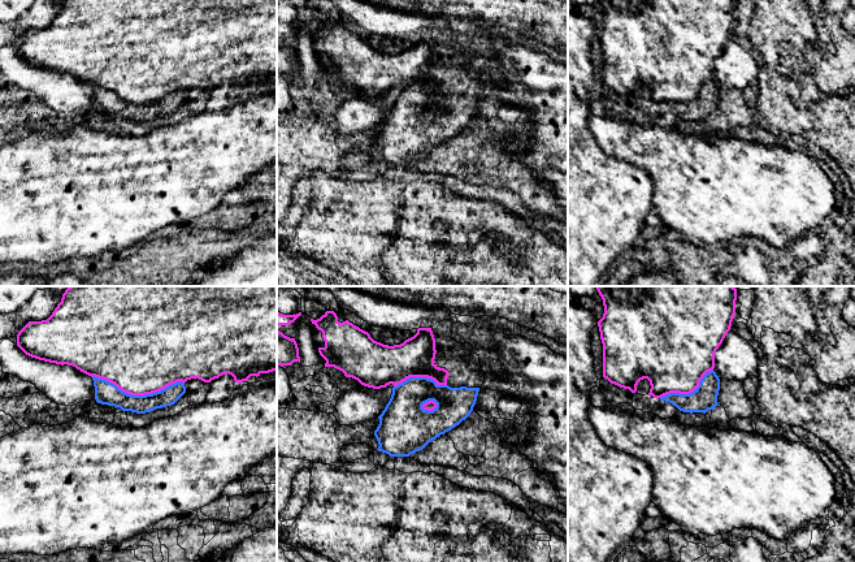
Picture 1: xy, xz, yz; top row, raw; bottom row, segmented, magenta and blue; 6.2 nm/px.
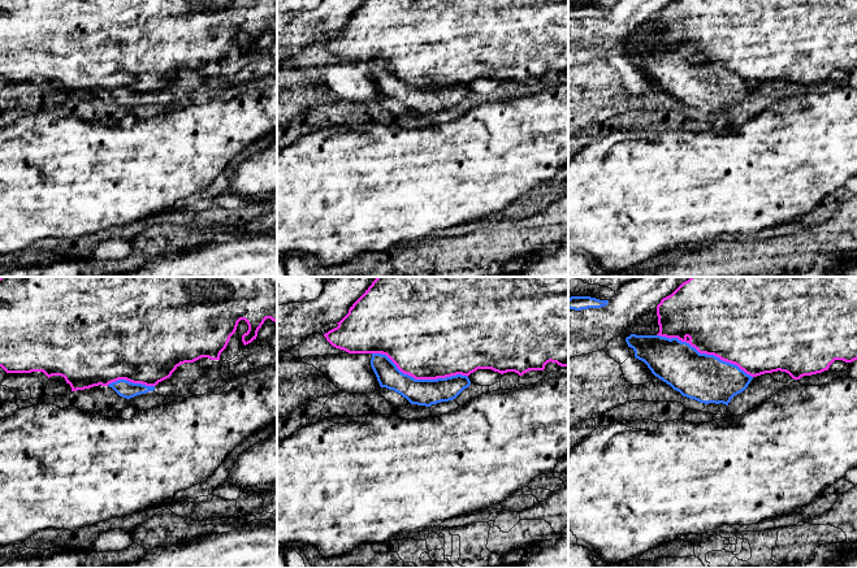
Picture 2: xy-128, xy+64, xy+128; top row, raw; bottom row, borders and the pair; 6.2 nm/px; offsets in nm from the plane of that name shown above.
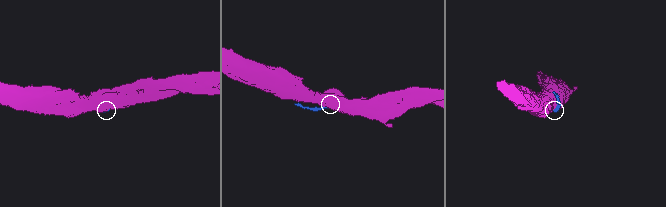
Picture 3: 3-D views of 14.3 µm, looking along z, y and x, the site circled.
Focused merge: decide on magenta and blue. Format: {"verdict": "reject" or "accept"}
{"verdict": "reject"}

